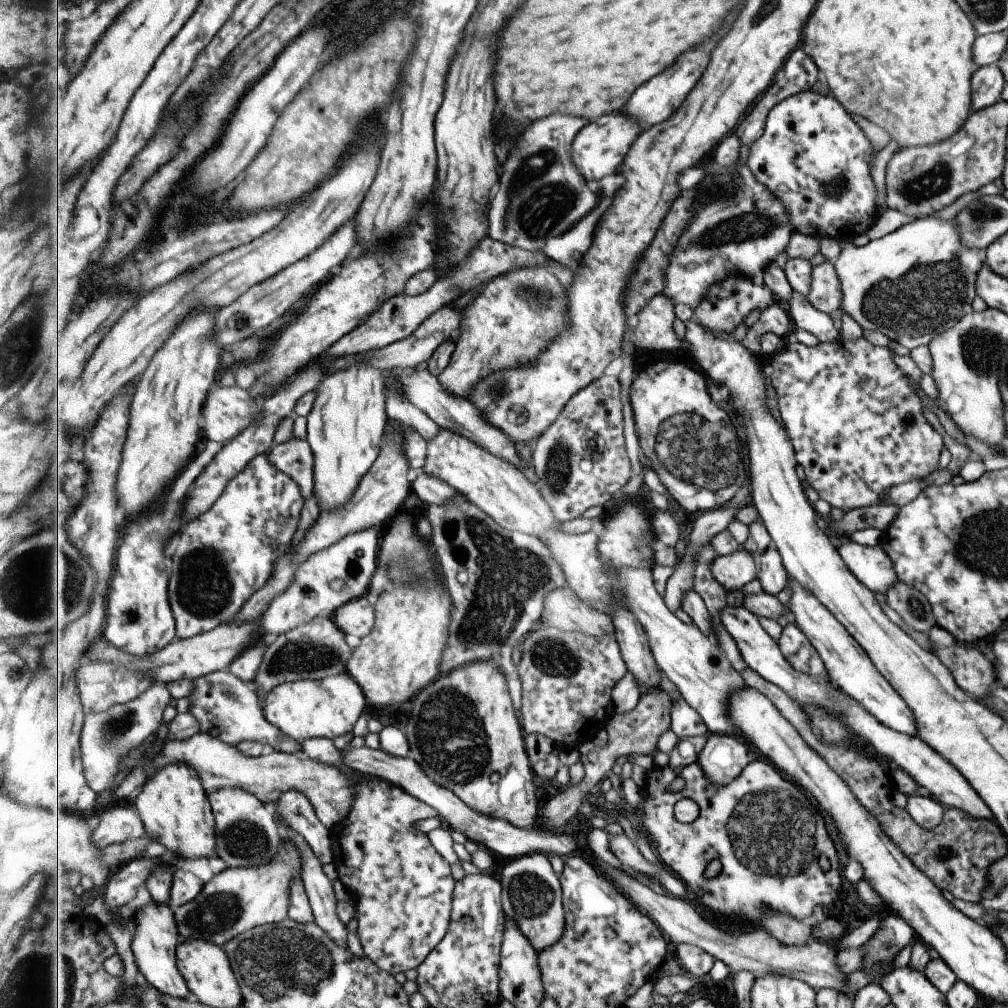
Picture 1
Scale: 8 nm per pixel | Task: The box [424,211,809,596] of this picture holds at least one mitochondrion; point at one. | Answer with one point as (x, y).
(701, 452)

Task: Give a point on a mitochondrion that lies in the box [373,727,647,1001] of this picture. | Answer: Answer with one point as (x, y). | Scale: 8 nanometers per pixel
(531, 895)

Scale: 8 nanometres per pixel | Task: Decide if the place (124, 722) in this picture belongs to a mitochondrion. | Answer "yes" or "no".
yes

